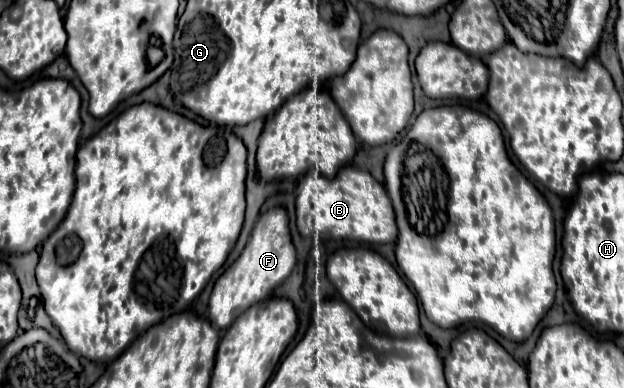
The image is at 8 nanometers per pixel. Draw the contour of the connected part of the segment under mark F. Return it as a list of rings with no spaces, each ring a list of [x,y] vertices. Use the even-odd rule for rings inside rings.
[[[282,208],[268,210],[264,216],[258,218],[242,256],[214,284],[208,302],[210,322],[220,330],[226,330],[246,308],[266,300],[272,294],[272,290],[290,276],[294,264],[296,264],[296,250],[290,238],[286,212]]]

